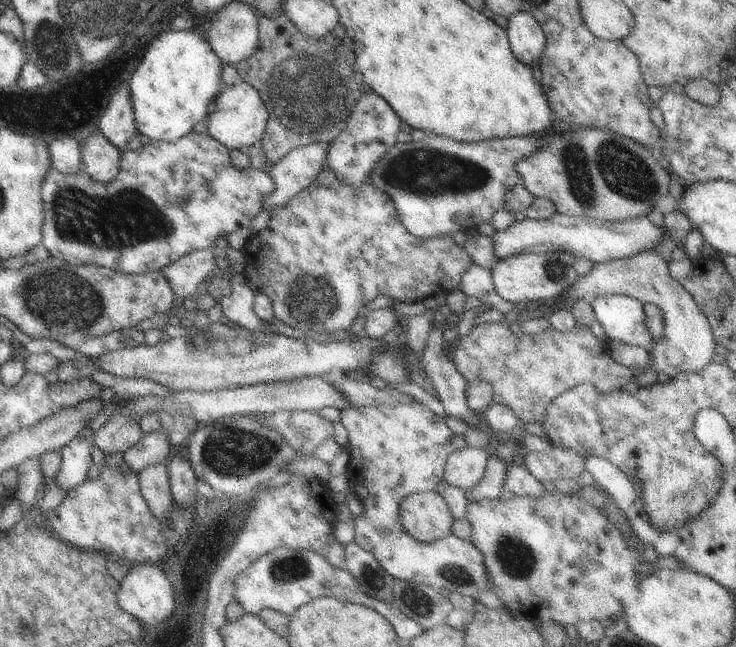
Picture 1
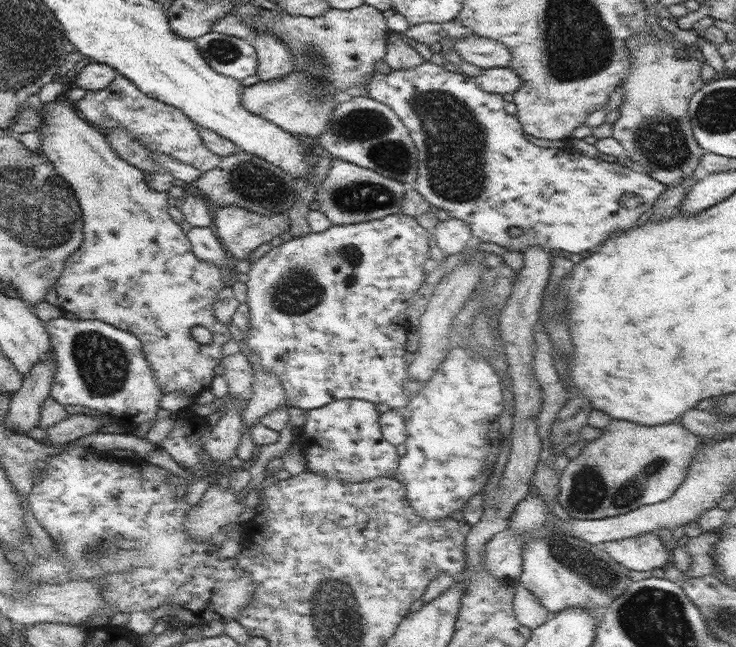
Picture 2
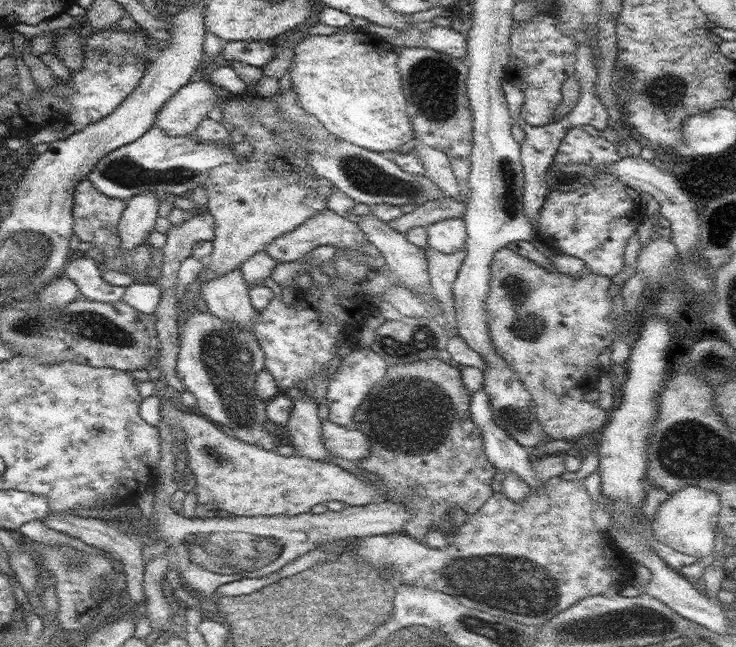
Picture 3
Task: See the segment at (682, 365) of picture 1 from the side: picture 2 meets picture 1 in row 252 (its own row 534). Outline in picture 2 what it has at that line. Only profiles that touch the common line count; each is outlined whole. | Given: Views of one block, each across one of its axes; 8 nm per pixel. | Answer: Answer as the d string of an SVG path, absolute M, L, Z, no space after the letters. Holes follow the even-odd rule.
M654 531L605 542L602 550L630 571L662 569L671 560L668 556L669 550L662 543L658 532Z

